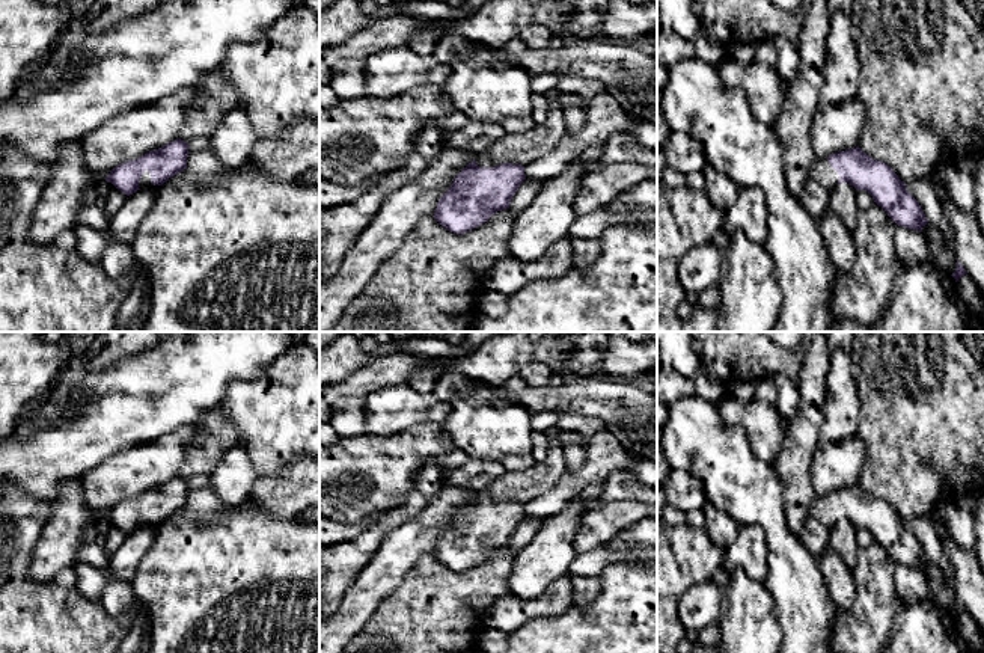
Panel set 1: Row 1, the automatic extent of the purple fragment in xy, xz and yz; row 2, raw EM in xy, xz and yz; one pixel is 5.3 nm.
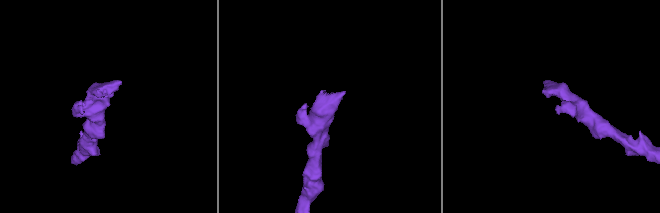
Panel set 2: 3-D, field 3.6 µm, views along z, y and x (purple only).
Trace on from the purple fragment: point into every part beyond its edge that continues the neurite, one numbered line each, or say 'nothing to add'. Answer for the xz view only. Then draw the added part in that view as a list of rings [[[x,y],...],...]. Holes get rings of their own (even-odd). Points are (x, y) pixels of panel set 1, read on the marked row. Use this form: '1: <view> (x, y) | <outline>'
1: xz (523, 148) | [[[549,104],[544,122],[520,134],[506,133],[488,149],[478,154],[476,164],[479,167],[494,167],[503,163],[524,166],[552,152],[565,134],[567,125],[562,107]]]

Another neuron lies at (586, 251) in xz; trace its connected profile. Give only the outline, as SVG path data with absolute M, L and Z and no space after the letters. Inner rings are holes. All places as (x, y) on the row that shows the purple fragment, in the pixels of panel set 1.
M577 240L574 249L577 270L589 268L601 253L601 244L598 240Z

